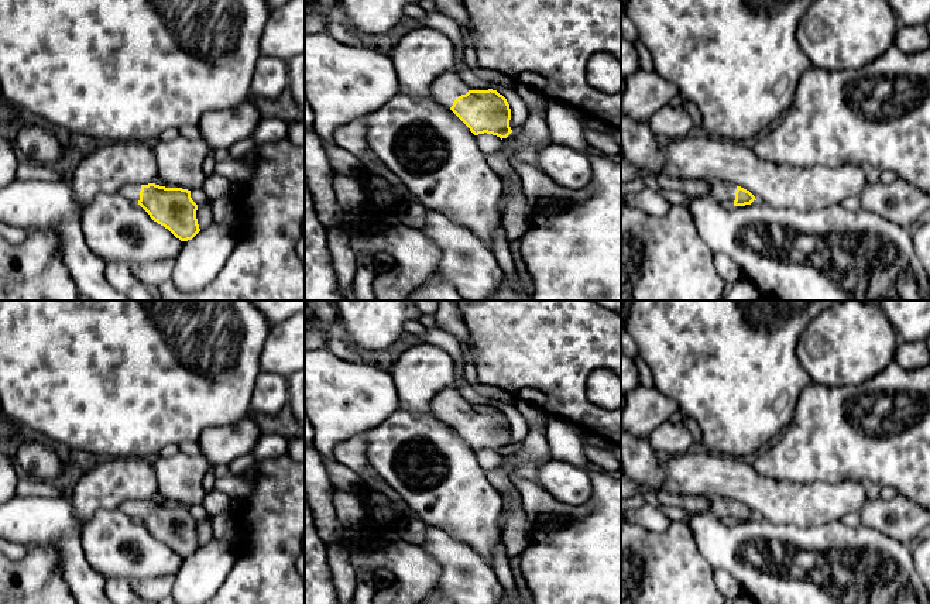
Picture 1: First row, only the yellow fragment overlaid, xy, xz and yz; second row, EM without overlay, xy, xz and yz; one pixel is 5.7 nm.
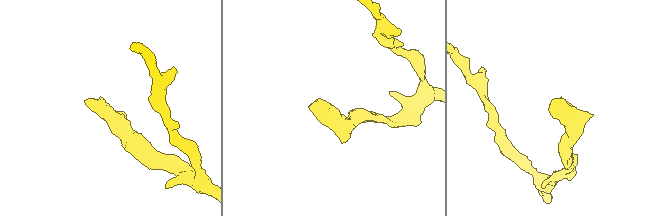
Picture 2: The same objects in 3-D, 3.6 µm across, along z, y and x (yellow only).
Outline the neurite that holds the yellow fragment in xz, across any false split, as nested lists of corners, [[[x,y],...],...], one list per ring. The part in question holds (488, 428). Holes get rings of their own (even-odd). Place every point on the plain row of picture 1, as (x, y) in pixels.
[[[443,389],[432,399],[430,408],[474,452],[487,449],[502,456],[512,449],[509,421],[497,406],[470,406],[459,389]]]

